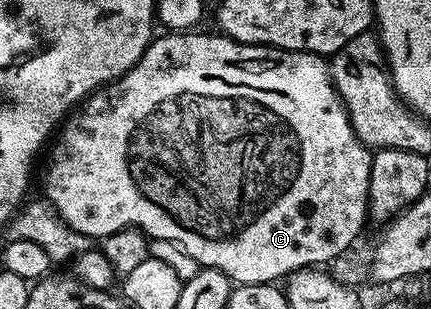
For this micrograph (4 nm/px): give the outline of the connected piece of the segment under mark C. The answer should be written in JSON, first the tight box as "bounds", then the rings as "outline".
{"bounds":[43,32,371,286],"outline":[[[169,32],[164,35],[166,38],[161,38],[161,36],[154,37],[149,47],[143,52],[141,59],[122,78],[117,78],[114,82],[110,82],[108,86],[102,86],[100,90],[94,90],[84,102],[80,103],[79,108],[70,113],[60,127],[59,133],[52,139],[51,145],[47,150],[49,163],[45,166],[45,193],[43,193],[43,198],[53,206],[54,212],[66,225],[70,226],[75,232],[85,235],[90,240],[96,240],[96,238],[97,240],[104,240],[107,236],[111,236],[111,232],[139,228],[141,233],[150,240],[157,238],[176,243],[196,260],[198,267],[223,272],[228,276],[230,283],[233,284],[243,286],[273,284],[278,280],[287,278],[294,271],[301,270],[304,266],[317,268],[322,264],[332,263],[333,259],[338,258],[338,256],[350,249],[349,245],[360,236],[361,228],[364,222],[367,222],[371,154],[367,147],[357,139],[351,128],[345,106],[341,103],[341,97],[338,96],[329,75],[328,61],[320,54],[308,54],[305,50],[281,50],[277,46],[249,46],[246,42],[235,42],[232,38],[226,38],[217,32],[212,32],[213,34],[197,33],[201,32]]]}

